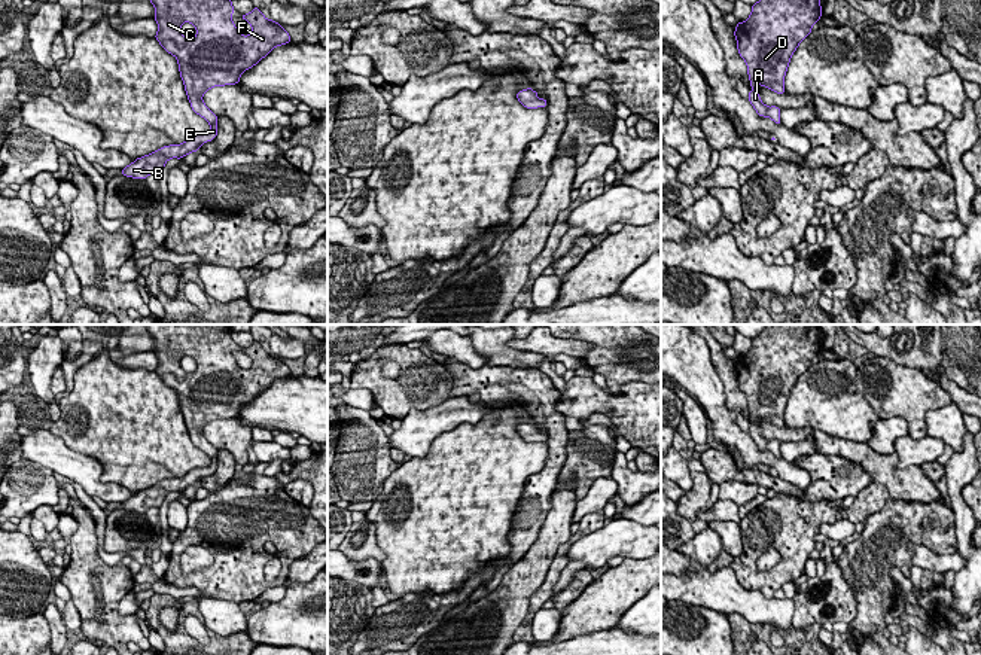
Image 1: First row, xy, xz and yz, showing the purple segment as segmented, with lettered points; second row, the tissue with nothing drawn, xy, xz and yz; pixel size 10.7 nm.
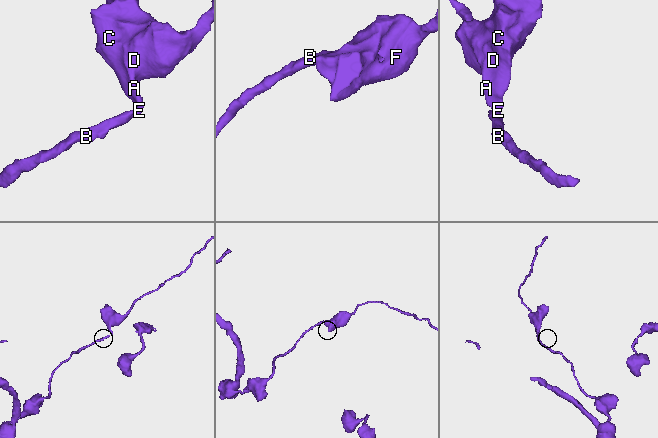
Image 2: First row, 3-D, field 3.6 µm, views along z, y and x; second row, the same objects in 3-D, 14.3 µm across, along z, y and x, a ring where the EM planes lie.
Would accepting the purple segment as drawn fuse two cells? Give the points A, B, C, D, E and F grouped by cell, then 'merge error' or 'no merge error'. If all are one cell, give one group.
A B C D E F | no merge error

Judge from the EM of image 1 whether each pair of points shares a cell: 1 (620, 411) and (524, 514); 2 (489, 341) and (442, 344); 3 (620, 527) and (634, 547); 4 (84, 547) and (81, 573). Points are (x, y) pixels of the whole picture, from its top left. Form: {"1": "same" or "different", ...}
{"1": "different", "2": "different", "3": "same", "4": "same"}

